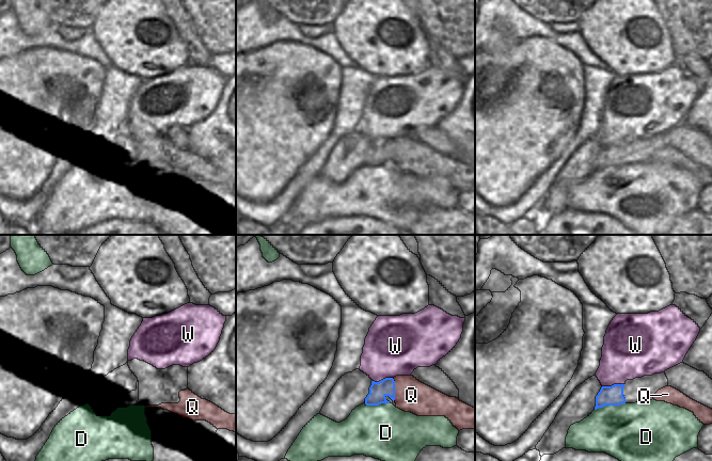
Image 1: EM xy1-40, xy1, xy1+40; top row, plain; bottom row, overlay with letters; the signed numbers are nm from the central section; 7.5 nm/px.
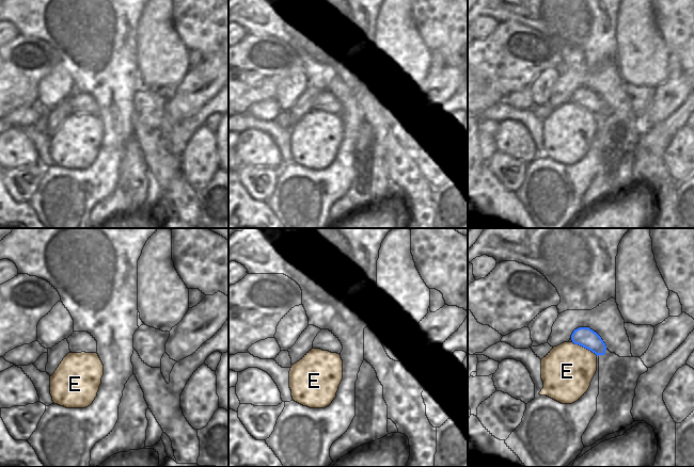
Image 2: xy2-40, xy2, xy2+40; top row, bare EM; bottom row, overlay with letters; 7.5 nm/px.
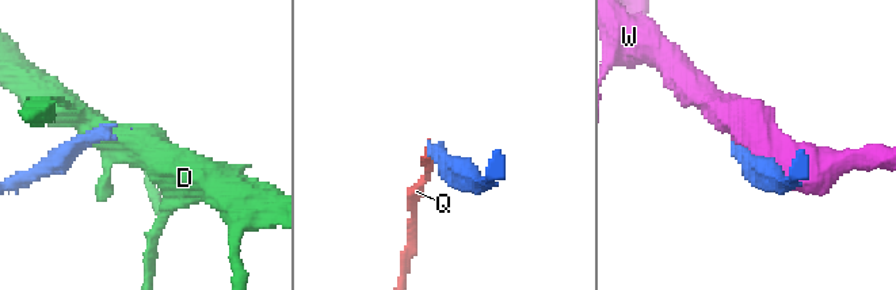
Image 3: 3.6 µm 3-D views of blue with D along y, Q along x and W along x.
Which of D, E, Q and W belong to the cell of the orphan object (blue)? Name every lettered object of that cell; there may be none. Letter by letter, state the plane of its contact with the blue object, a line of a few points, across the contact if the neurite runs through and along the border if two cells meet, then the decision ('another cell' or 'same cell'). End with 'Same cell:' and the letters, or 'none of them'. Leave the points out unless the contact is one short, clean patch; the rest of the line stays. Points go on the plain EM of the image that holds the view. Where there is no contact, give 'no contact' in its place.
D: meets blue in xy1+40; another cell
E: meets blue in xy2+40; line xy2+40 (572, 102), (597, 116); another cell
Q: meets blue in xy1; another cell
W: meets blue in xy1+40; another cell
Same cell: none of them

